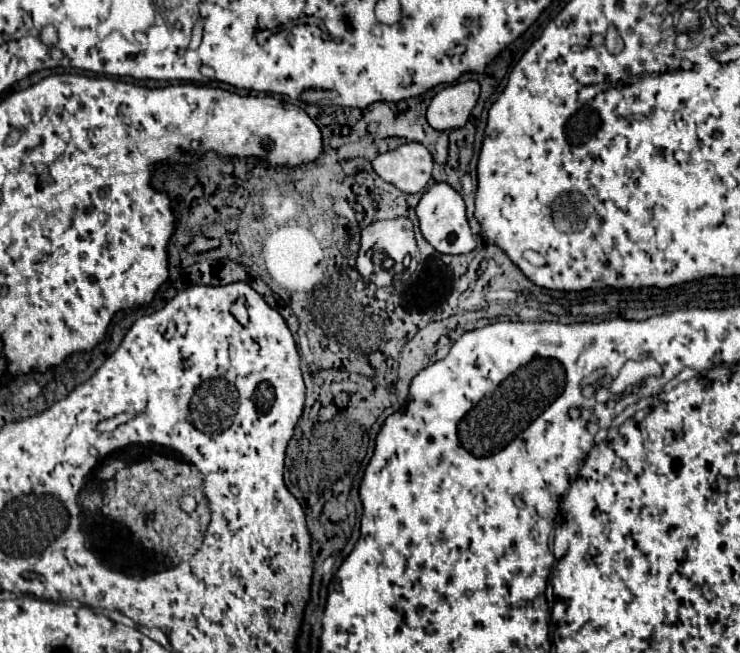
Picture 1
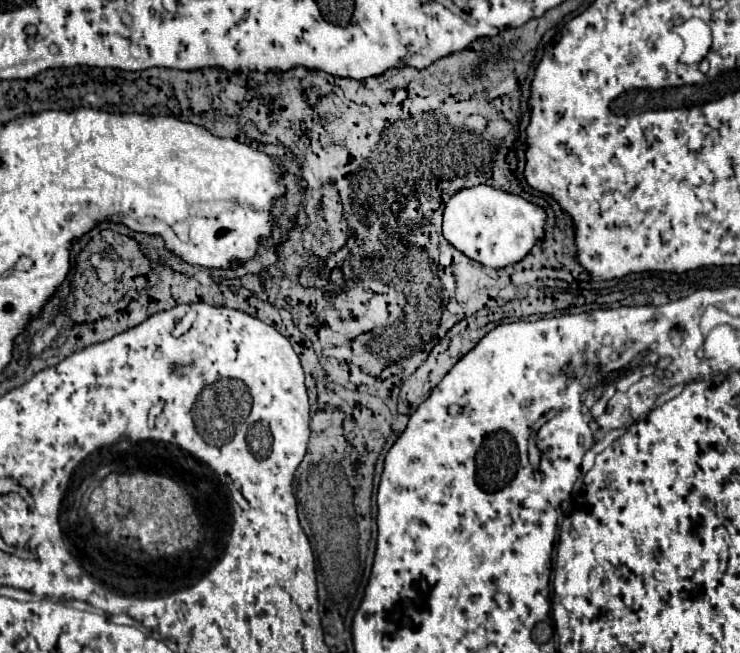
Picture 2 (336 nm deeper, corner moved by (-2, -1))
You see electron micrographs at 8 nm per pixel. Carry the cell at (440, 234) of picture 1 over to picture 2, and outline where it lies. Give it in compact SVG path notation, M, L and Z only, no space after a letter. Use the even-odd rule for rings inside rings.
M473 186L459 190L449 198L443 212L443 238L471 260L491 268L503 268L519 262L531 250L535 240L543 238L543 224L545 224L545 212L539 206L523 200L521 196L495 190L491 186Z

